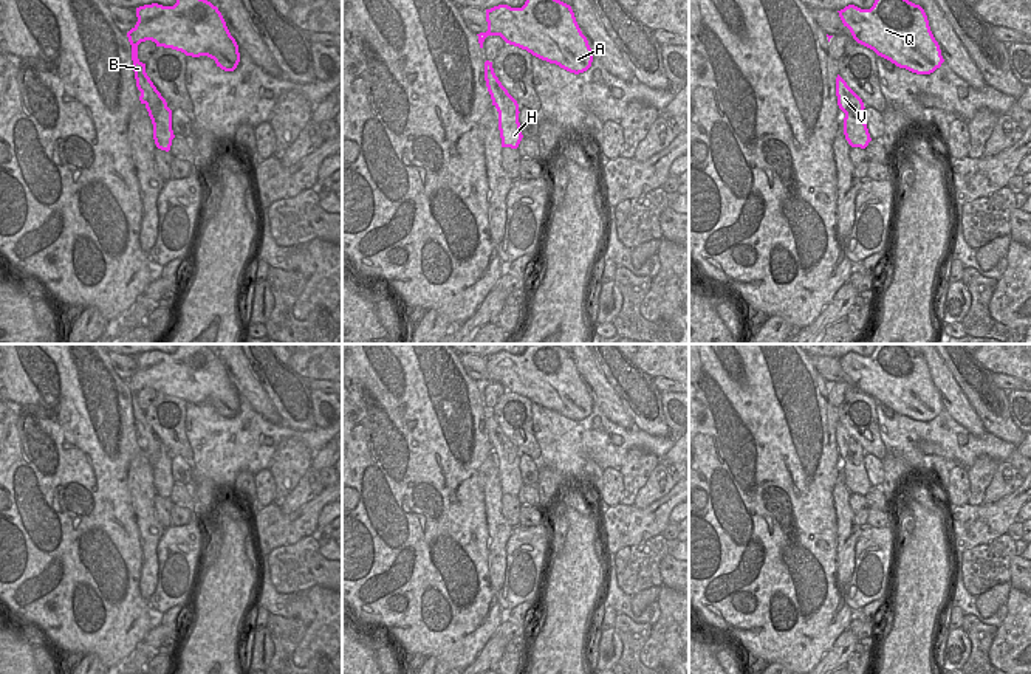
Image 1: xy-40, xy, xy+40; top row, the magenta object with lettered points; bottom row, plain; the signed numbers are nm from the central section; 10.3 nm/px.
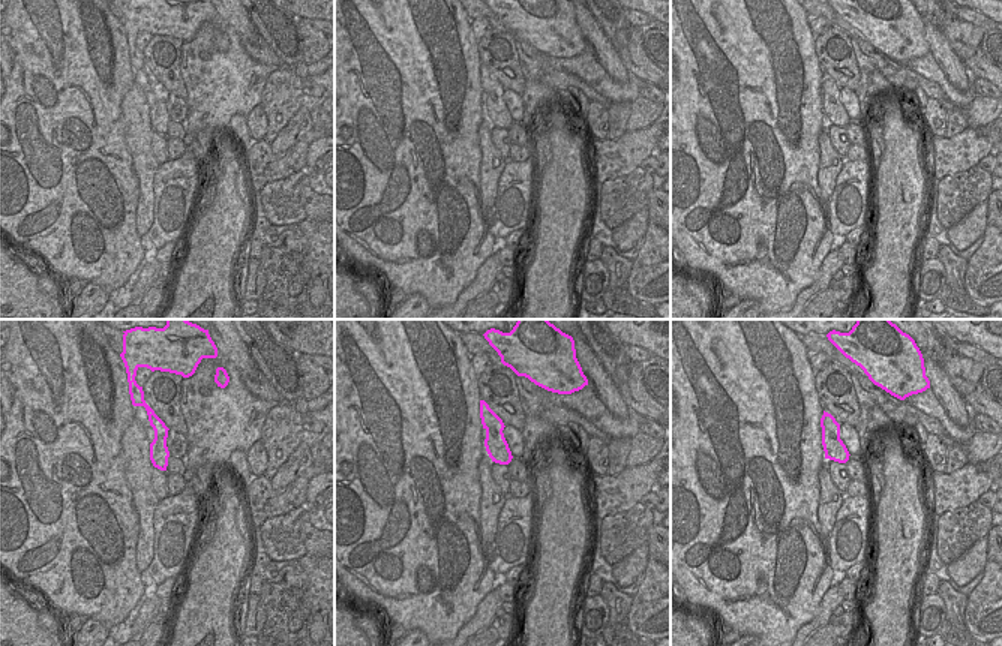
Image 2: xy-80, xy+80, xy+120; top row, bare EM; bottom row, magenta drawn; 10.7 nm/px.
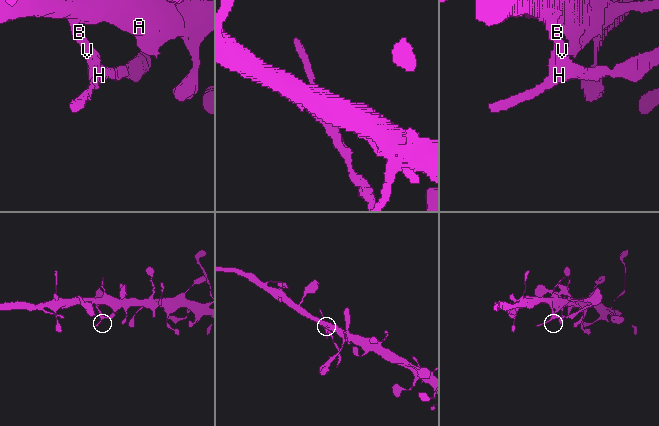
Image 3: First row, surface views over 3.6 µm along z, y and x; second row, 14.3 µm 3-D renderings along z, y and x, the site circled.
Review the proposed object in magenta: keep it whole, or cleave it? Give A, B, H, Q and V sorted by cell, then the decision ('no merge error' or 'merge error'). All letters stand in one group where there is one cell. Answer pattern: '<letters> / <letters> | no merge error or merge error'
A B Q V / H | merge error

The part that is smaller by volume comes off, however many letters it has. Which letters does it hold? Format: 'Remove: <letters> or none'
Remove: H

